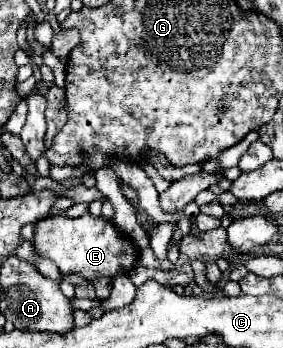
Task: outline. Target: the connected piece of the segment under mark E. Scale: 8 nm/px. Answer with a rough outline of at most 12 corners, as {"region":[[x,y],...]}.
{"region":[[51,215],[35,249],[87,281],[131,271],[141,249],[103,217]]}

